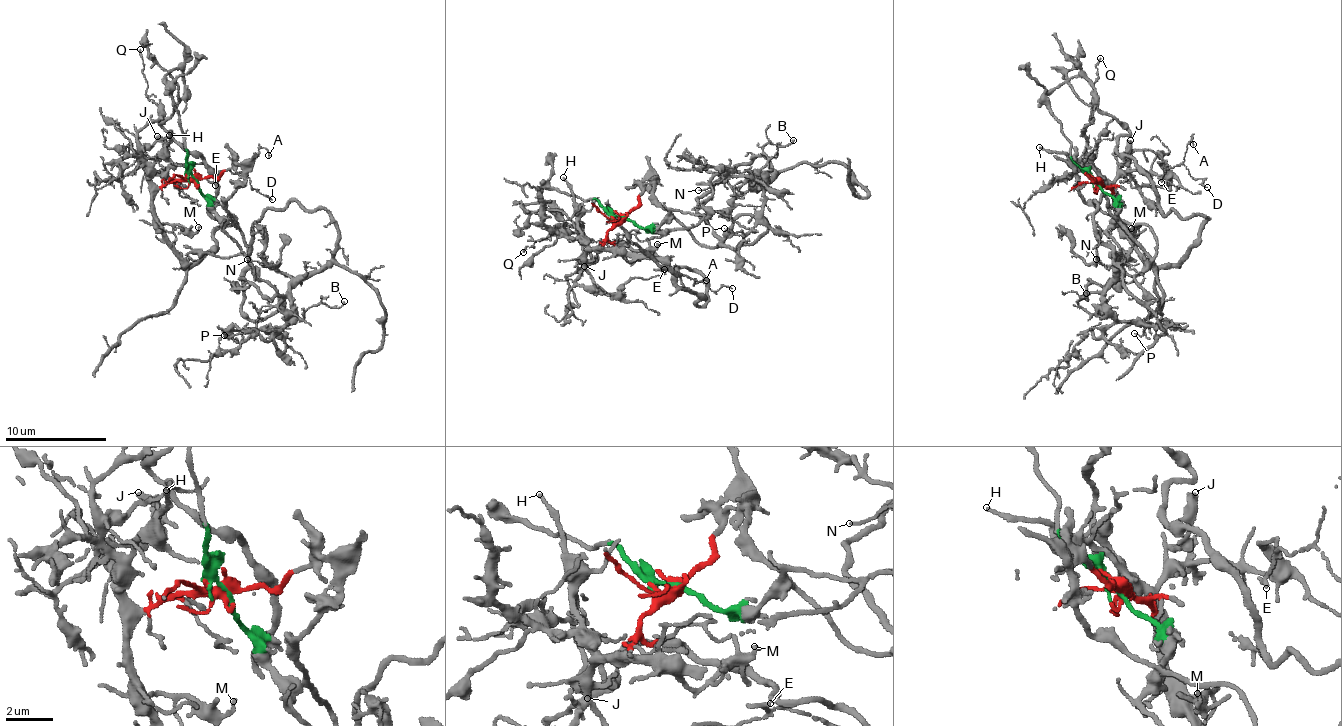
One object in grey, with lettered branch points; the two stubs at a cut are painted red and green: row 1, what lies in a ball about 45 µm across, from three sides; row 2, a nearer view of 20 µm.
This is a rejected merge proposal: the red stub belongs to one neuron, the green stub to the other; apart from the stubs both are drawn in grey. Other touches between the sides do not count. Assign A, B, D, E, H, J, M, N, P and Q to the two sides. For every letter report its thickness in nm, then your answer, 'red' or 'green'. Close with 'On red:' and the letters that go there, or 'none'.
A: calibre 100 nm; red
B: calibre 110 nm; green
D: calibre 110 nm; red
E: calibre 100 nm; red
H: calibre 130 nm; red
J: calibre 240 nm; red
M: calibre 140 nm; red
N: calibre 100 nm; green
P: calibre 70 nm; green
Q: calibre 120 nm; red
On red: A, D, E, H, J, M, Q

